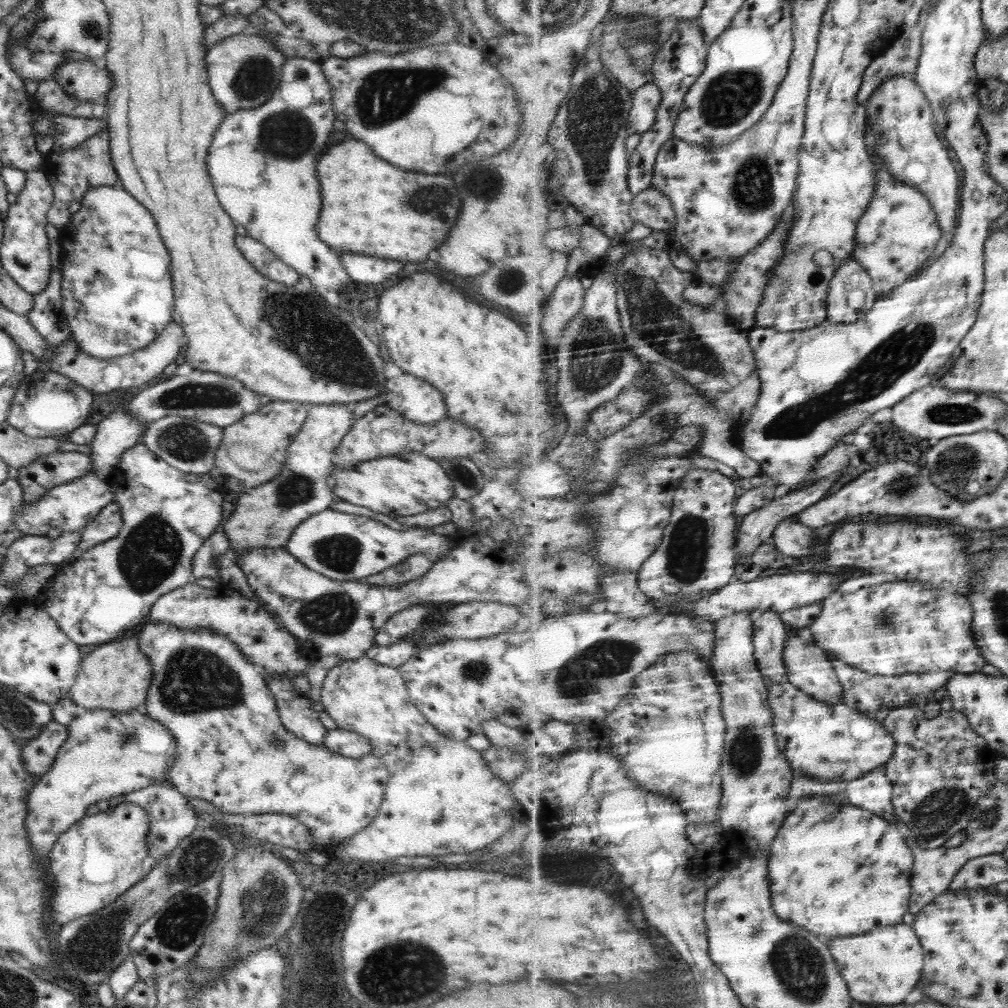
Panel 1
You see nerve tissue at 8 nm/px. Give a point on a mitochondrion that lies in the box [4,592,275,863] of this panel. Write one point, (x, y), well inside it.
(196, 680)

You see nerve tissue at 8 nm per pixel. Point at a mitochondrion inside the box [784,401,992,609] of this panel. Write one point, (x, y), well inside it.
(960, 464)

